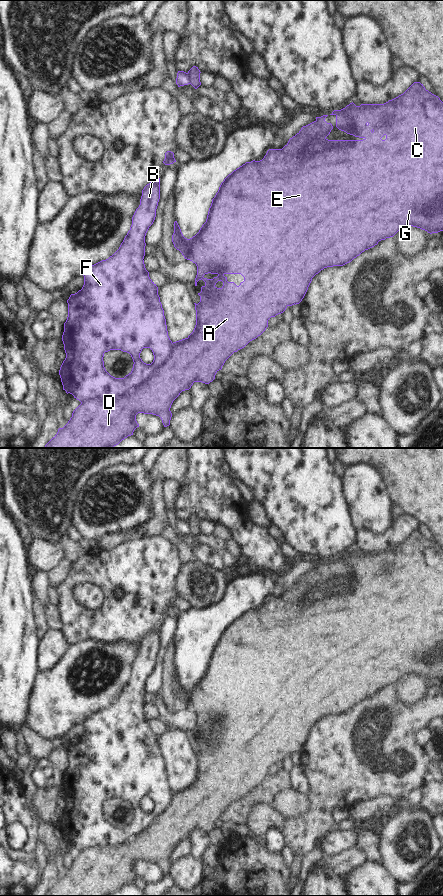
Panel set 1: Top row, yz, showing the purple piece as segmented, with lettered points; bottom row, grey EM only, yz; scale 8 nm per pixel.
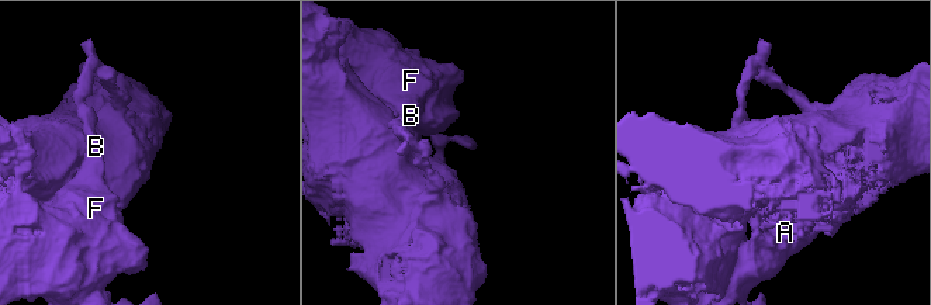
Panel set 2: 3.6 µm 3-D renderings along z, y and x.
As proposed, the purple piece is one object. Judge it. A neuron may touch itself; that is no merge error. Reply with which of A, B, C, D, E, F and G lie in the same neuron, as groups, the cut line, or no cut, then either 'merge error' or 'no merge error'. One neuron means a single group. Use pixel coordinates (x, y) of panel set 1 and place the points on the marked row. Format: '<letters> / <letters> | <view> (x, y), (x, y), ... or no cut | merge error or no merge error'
A C D E G / B F | yz (172, 343), (165, 359), (129, 389), (90, 397), (81, 403) | merge error

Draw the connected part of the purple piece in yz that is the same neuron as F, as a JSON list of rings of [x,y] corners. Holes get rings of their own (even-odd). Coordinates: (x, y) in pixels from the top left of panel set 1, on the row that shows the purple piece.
[[[160,178],[151,181],[142,190],[140,205],[132,217],[132,225],[119,249],[108,259],[90,266],[83,274],[84,285],[81,290],[71,294],[68,303],[68,317],[64,323],[62,341],[66,358],[63,361],[59,375],[63,390],[70,393],[81,403],[90,398],[107,394],[123,393],[139,384],[148,375],[155,371],[170,352],[172,341],[168,336],[164,310],[158,295],[158,287],[150,279],[145,268],[145,236],[156,217],[156,209],[160,199]],[[143,348],[150,348],[154,355],[151,364],[146,364],[140,358]],[[110,350],[121,350],[131,355],[133,359],[132,371],[124,378],[111,376],[104,367],[104,353]]]

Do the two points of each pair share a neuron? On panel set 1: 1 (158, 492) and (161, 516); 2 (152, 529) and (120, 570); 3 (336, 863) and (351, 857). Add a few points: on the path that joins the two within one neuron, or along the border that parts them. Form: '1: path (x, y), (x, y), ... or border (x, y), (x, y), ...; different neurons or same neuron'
1: path (158, 498), (160, 510); same neuron
2: border (161, 534), (144, 536); different neurons
3: path (340, 863), (347, 861); same neuron

